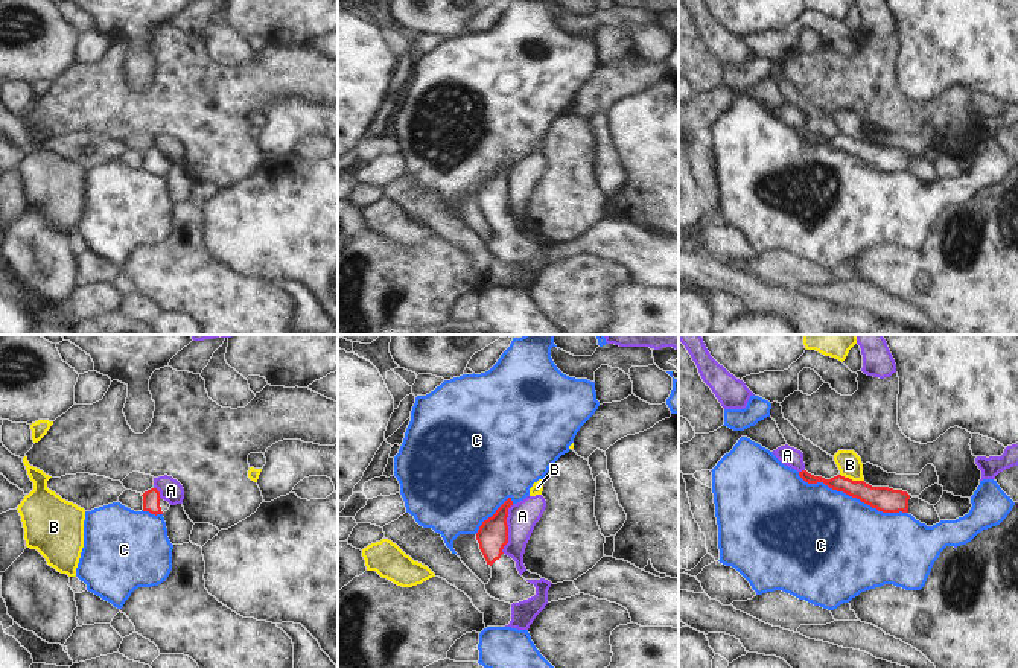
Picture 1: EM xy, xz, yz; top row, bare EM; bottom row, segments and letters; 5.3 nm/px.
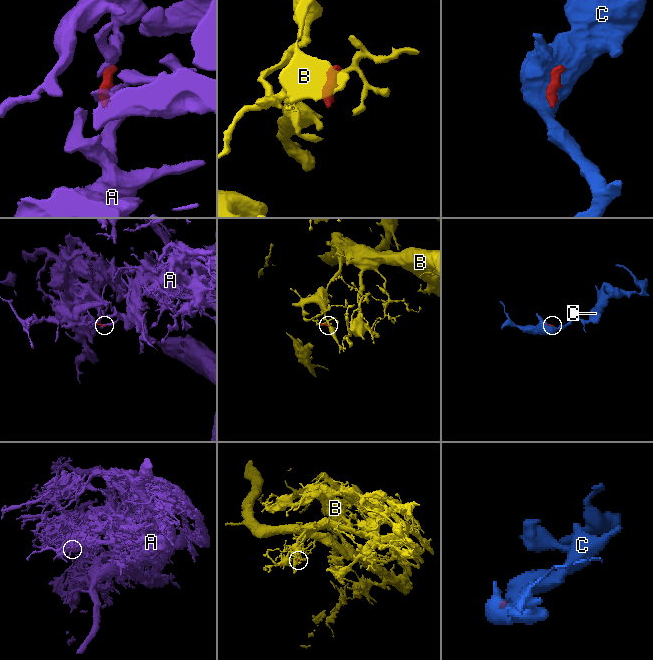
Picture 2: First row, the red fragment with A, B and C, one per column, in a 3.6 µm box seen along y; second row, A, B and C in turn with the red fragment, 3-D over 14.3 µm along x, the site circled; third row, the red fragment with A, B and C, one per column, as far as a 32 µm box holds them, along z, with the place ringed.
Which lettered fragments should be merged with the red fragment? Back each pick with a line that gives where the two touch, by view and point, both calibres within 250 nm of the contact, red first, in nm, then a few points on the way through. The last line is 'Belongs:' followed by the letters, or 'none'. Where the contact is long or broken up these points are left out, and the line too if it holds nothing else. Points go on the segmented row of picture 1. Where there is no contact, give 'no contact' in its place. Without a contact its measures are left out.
Belongs: none

